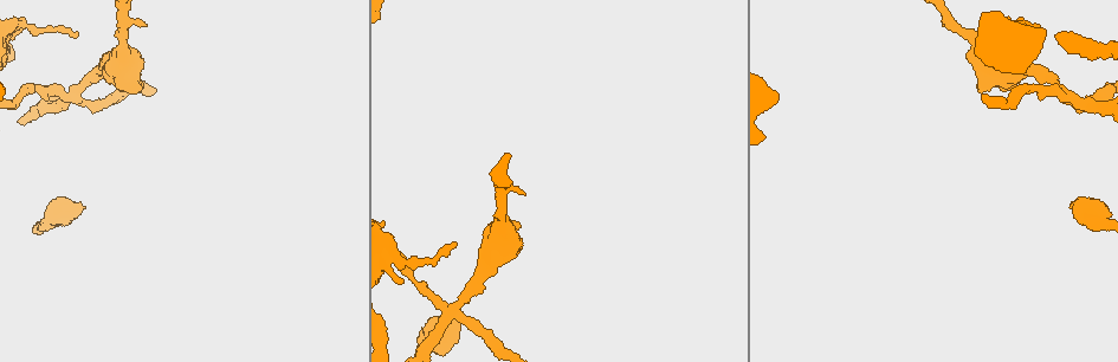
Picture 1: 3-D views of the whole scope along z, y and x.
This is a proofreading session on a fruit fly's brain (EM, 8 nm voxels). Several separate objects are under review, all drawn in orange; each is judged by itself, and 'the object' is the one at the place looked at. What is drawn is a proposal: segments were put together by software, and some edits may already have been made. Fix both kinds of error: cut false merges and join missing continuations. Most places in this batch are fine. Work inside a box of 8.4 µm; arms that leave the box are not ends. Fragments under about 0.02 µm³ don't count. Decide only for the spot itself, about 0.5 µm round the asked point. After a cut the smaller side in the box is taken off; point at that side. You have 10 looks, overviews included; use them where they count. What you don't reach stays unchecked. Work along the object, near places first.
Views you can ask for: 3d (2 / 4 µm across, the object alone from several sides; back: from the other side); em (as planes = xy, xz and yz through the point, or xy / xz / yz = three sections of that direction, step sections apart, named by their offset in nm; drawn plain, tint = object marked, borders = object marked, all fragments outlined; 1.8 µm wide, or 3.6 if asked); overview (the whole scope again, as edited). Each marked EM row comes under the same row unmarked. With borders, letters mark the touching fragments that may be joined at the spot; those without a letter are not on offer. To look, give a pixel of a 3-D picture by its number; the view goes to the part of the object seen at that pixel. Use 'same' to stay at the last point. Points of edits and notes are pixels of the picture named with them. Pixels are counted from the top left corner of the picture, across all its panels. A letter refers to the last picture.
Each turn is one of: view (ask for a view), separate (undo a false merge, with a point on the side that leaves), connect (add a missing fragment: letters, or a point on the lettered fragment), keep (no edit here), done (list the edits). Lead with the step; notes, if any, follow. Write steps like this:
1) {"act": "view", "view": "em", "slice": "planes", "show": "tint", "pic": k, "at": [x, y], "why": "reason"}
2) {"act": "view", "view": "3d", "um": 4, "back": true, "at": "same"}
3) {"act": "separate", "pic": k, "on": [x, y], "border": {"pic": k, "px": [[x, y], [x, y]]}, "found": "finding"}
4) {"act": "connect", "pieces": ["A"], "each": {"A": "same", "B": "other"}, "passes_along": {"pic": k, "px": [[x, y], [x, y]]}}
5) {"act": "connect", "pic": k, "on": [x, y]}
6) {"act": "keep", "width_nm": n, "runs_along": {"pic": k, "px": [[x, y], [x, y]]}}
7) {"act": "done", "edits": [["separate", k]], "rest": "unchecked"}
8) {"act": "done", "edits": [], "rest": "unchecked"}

{"act": "view", "view": "em", "slice": "planes", "show": "borders", "pic": 1, "at": [403, 283], "why": "branch stops here"}

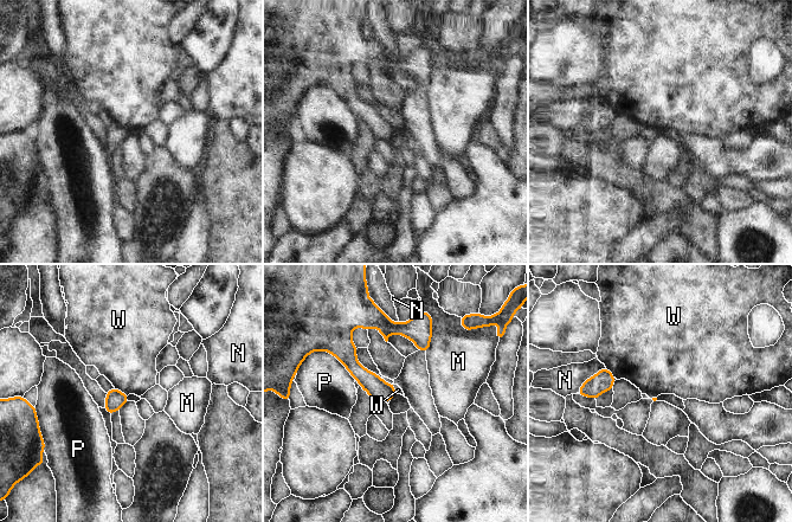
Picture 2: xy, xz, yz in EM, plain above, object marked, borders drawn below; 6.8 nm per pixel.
{"act": "keep", "each": {"M": "other", "N": "other", "P": "other", "W": "other"}, "runs_along": {"pic": 2, "px": [[341, 352], [380, 391], [391, 393]]}, "found": "none of them fits"}

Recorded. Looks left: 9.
{"act": "view", "view": "em", "slice": "planes", "show": "tint", "pic": 1, "at": [73, 93], "why": "four or more arms meet"}

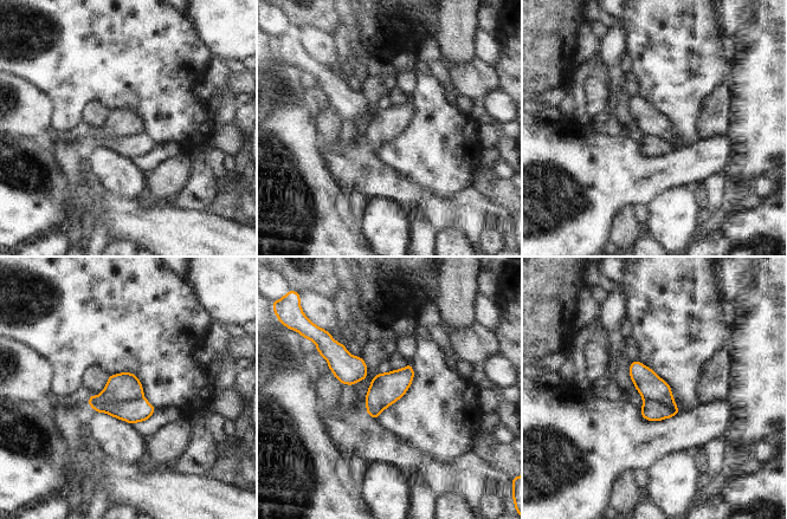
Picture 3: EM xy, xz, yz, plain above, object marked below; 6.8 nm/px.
{"act": "view", "view": "em", "slice": "planes", "show": "borders", "at": "same", "why": "what lies round it"}

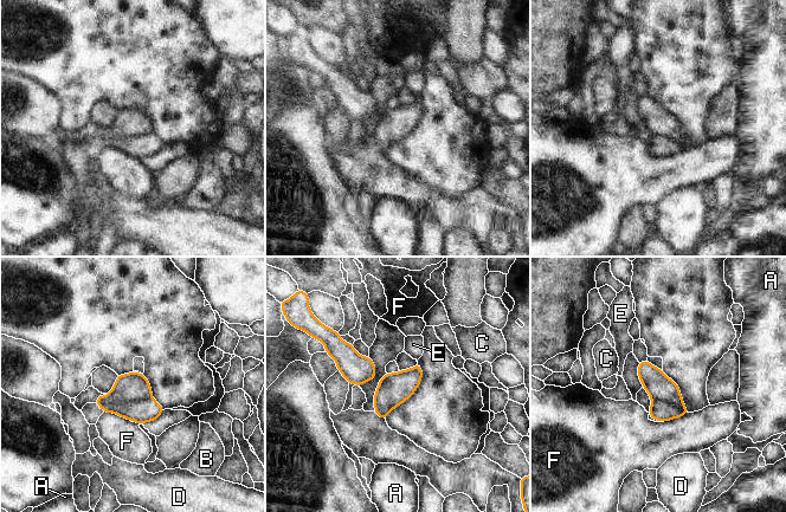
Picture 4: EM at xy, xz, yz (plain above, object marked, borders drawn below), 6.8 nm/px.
{"act": "separate", "pic": 4, "on": [147, 410], "each": {"A": "other", "B": "other", "C": "other", "D": "other", "E": "other", "F": "other"}, "border": {"pic": 4, "px": [[108, 394], [116, 402], [150, 397]]}, "found": "a second neuron is stuck on"}

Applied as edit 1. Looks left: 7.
{"act": "view", "view": "overview", "why": "see it whole again"}

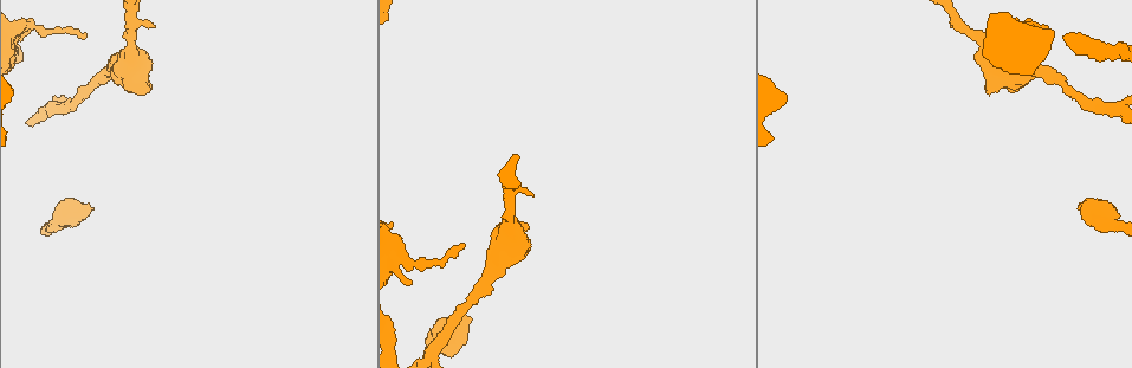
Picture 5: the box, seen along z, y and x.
{"act": "view", "view": "3d", "um": 4, "pic": 5, "at": [56, 223], "why": "sudden change in width"}

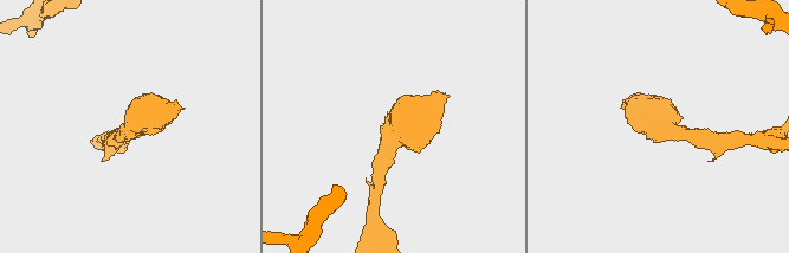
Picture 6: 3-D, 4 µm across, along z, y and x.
{"act": "view", "view": "em", "um": 3.6, "slice": "xz", "step": 4, "show": "tint", "pic": 6, "at": [669, 129], "why": "need the tissue"}

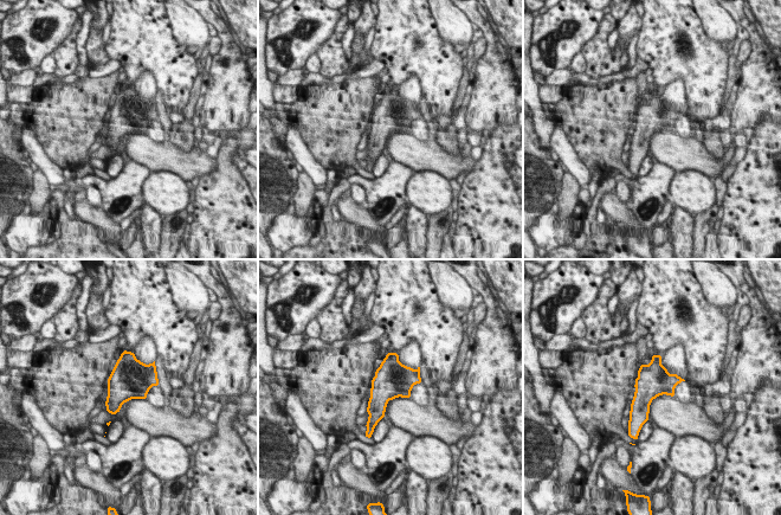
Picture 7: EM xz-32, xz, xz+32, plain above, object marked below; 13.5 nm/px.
{"act": "view", "view": "em", "um": 3.6, "slice": "planes", "show": "borders", "at": "same"}

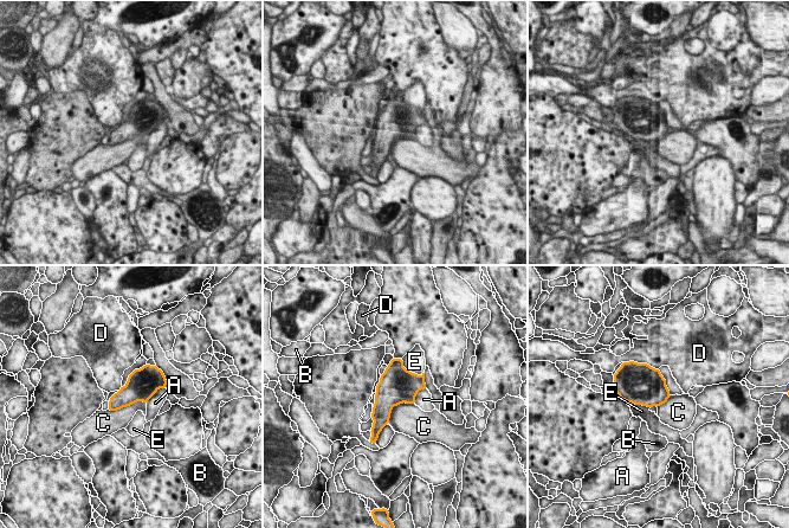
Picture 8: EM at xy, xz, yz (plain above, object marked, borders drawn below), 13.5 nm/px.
{"act": "keep", "each": {"A": "other", "B": "other", "C": "other", "D": "other", "E": "other"}, "border": {"pic": 8, "px": [[146, 403], [108, 410]]}, "found": "one neuron here"}

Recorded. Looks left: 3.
{"act": "view", "view": "3d", "um": 2, "pic": 5, "at": [155, 27], "why": "branch stops here"}

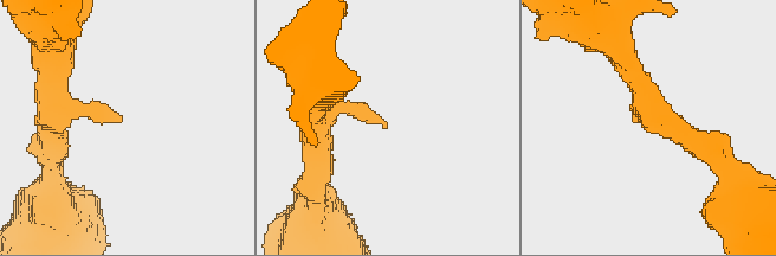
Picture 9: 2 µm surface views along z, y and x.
{"act": "view", "view": "em", "slice": "planes", "show": "borders", "pic": 9, "at": [120, 118]}

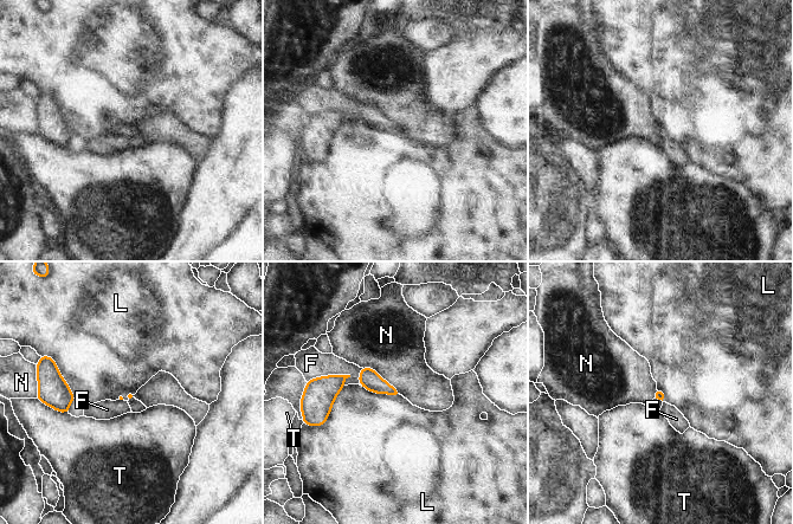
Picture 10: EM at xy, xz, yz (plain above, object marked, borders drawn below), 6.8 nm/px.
{"act": "keep", "each": {"F": "other", "L": "other", "N": "other", "T": "other"}, "border": {"pic": 10, "px": [[343, 385], [327, 420], [320, 426]]}, "found": "none of them fits"}

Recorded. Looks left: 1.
{"act": "done", "edits": [["separate", 4]], "rest": "unchecked"}

